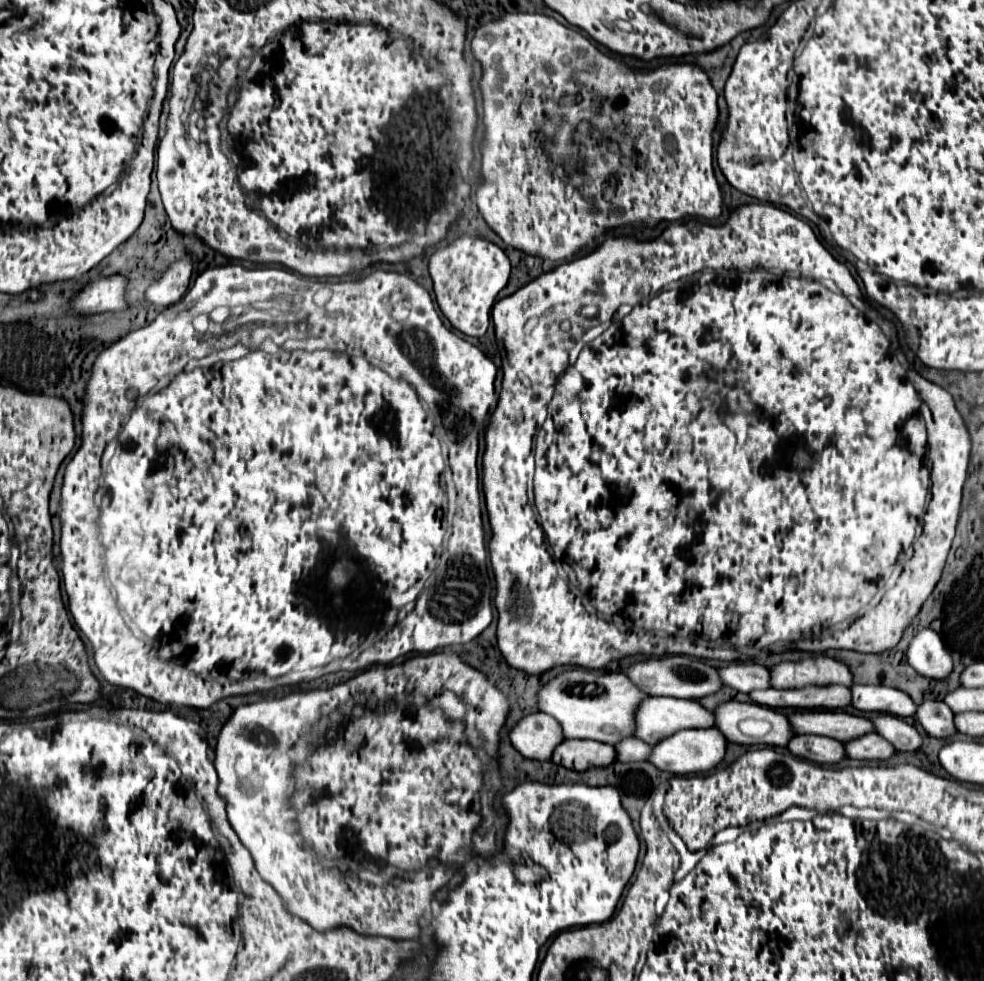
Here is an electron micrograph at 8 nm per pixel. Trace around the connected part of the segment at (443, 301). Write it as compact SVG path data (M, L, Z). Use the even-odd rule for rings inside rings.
M463 235L457 241L437 249L429 257L429 265L435 299L443 315L463 335L483 337L491 321L491 309L497 293L507 285L509 279L511 265L505 251L485 239Z

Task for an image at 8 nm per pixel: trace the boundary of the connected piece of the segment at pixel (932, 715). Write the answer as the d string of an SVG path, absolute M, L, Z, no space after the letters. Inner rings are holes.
M925 701L923 705L917 707L915 715L931 737L945 739L957 733L957 727L953 721L955 715L943 701Z

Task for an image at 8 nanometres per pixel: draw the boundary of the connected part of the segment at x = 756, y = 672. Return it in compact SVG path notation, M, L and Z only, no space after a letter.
M735 661L727 667L719 669L719 675L723 677L723 683L741 691L751 693L755 689L769 689L771 687L771 675L763 665L757 665L753 661Z

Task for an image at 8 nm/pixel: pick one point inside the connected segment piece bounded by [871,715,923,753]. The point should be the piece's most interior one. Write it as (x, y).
(904, 737)

